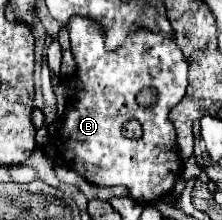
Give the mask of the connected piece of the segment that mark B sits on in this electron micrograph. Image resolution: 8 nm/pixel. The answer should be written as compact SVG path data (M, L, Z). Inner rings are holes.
M72 16L68 28L70 28L70 52L76 62L74 80L78 82L78 92L74 94L74 98L68 100L66 112L56 130L56 142L52 142L56 156L60 156L66 164L70 164L70 168L78 176L82 176L88 184L108 188L126 186L128 198L132 198L138 204L154 204L166 198L182 176L182 158L178 152L178 140L168 116L172 106L176 106L184 98L188 86L186 80L188 64L184 60L182 50L170 38L158 32L150 32L146 28L138 28L126 36L124 44L116 52L106 52L104 46L106 28L100 26L96 20L84 16ZM144 88L156 88L156 102L152 102L150 106L142 106L136 100L136 96ZM128 120L140 122L142 136L138 140L126 138L122 134L124 122Z

